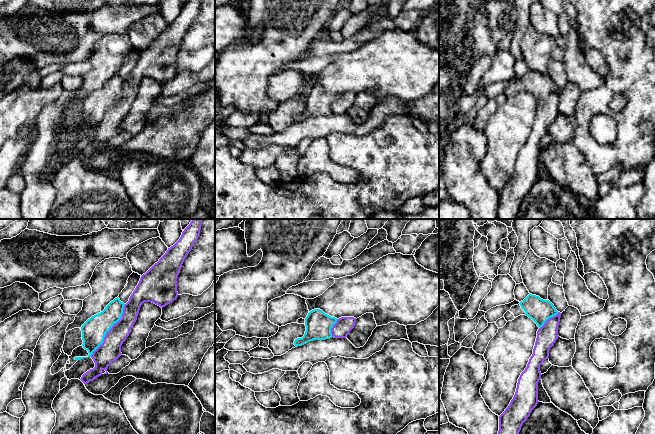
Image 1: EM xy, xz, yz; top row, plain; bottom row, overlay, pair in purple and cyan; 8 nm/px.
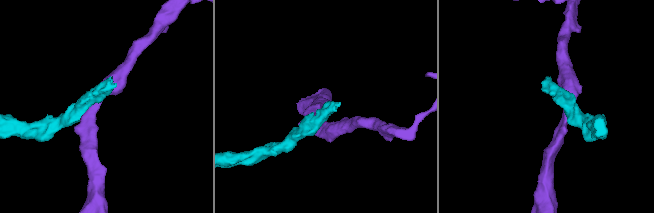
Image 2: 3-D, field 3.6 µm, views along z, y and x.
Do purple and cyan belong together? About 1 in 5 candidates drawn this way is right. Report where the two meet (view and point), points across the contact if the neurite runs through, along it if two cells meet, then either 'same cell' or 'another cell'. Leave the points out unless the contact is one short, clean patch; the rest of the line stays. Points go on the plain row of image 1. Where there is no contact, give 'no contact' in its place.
xy (109, 106) | another cell

